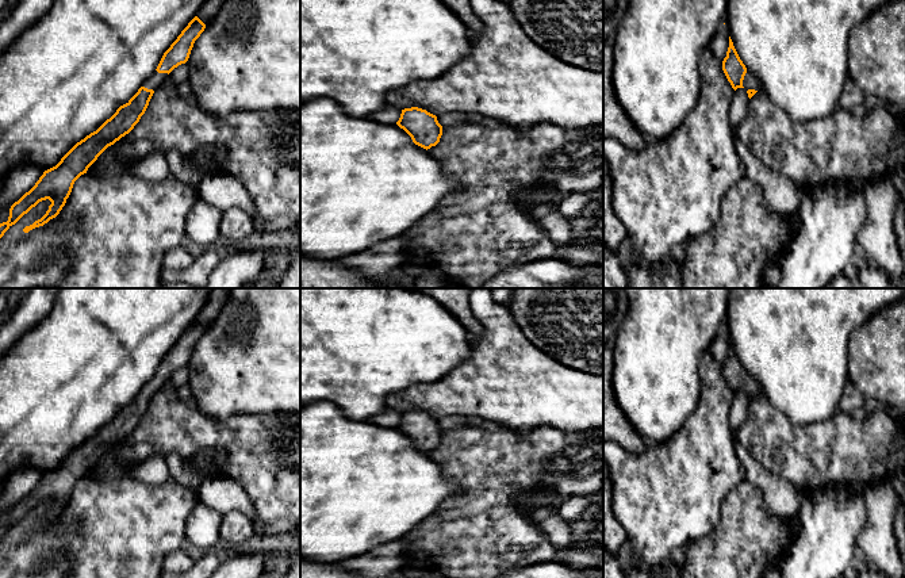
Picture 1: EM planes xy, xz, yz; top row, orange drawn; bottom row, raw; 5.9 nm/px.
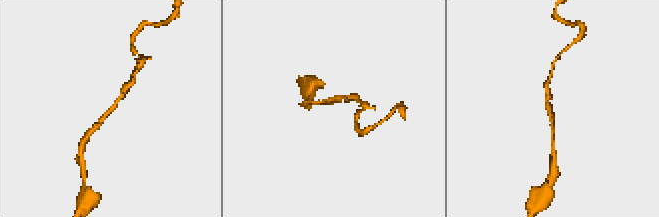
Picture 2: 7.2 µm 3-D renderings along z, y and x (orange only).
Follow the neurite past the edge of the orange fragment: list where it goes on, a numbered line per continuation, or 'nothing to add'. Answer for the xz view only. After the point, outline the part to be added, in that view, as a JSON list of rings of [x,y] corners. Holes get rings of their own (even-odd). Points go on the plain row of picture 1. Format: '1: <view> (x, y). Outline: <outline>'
nothing to add

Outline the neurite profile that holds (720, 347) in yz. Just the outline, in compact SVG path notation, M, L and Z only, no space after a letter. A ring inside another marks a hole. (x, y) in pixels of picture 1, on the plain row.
M721 328L712 342L709 351L712 352L713 357L720 363L724 364L726 360L726 355L729 351L729 337L725 328Z

